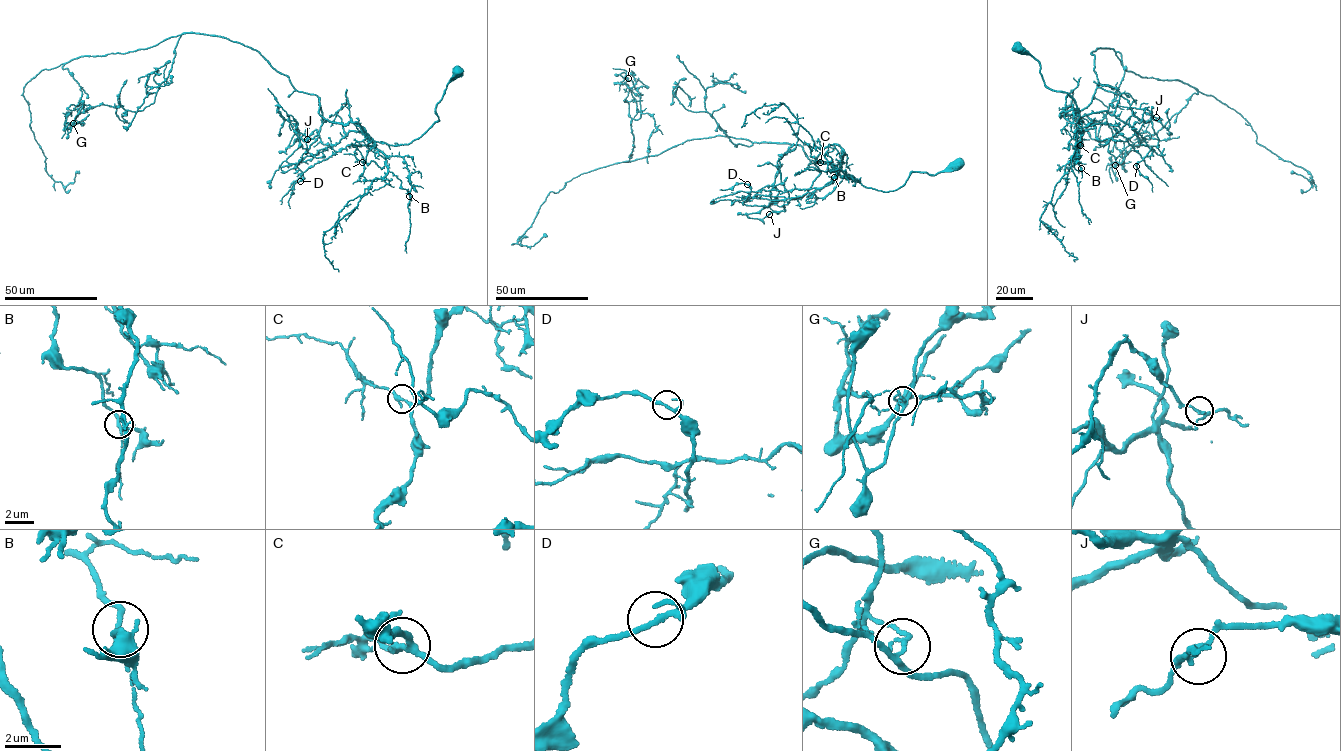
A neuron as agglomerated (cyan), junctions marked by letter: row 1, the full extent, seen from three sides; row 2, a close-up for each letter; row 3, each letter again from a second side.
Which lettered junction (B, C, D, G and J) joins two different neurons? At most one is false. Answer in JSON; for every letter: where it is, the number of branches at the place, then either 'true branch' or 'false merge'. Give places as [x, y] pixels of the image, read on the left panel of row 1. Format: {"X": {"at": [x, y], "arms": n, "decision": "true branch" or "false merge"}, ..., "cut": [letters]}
{"B": {"at": [409, 196], "arms": 3, "decision": "true branch"}, "C": {"at": [362, 162], "arms": 3, "decision": "true branch"}, "D": {"at": [300, 181], "arms": 3, "decision": "true branch"}, "G": {"at": [73, 123], "arms": 3, "decision": "false merge"}, "J": {"at": [307, 139], "arms": 3, "decision": "true branch"}, "cut": ["G"]}

